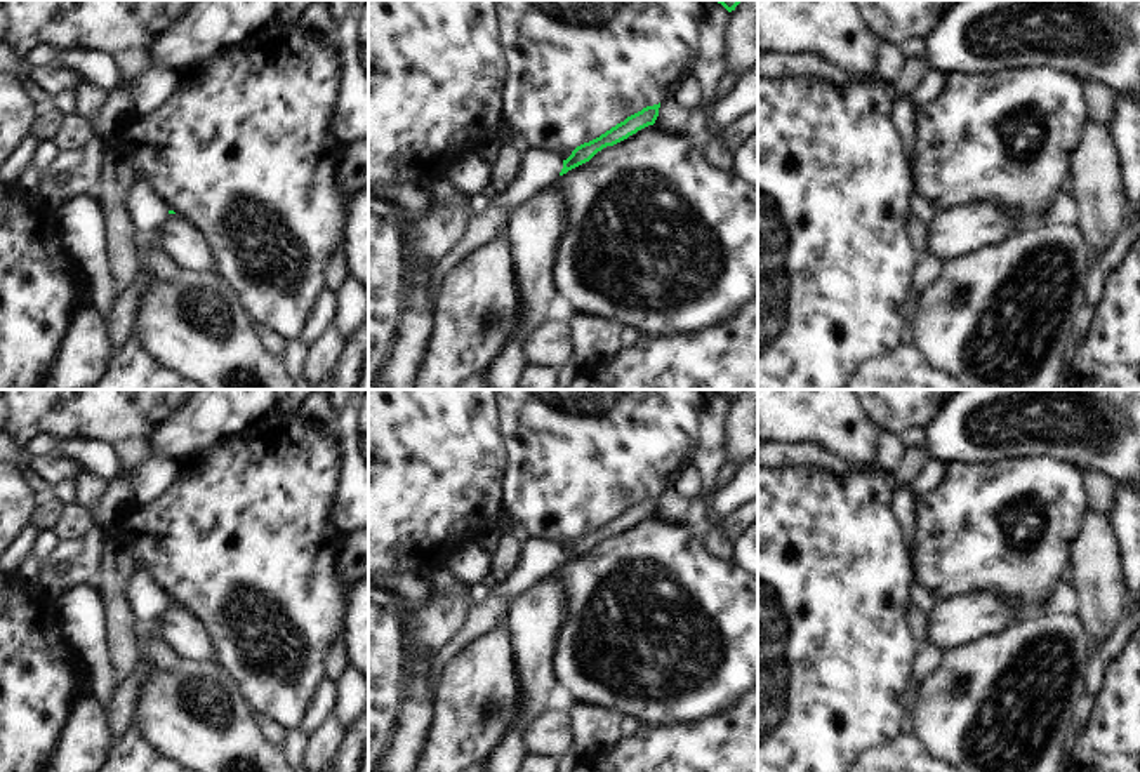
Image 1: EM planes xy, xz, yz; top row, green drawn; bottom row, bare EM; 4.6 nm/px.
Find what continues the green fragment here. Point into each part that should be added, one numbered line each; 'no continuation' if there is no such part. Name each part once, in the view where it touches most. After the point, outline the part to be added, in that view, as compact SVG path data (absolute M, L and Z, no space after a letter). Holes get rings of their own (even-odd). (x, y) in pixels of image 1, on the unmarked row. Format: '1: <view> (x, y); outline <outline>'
1: xz (539, 557); outline M530 536L523 541L520 560L513 572L499 581L495 591L511 596L523 591L534 581L551 574L563 558L563 548L549 539Z

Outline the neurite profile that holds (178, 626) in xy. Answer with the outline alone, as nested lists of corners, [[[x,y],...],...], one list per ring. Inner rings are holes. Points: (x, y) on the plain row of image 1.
[[[167,603],[156,616],[155,631],[181,657],[195,661],[212,657],[212,645],[203,622],[184,605]]]

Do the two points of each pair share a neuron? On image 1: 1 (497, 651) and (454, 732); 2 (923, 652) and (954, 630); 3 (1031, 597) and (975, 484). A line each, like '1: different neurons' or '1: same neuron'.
1: same neuron
2: different neurons
3: same neuron

